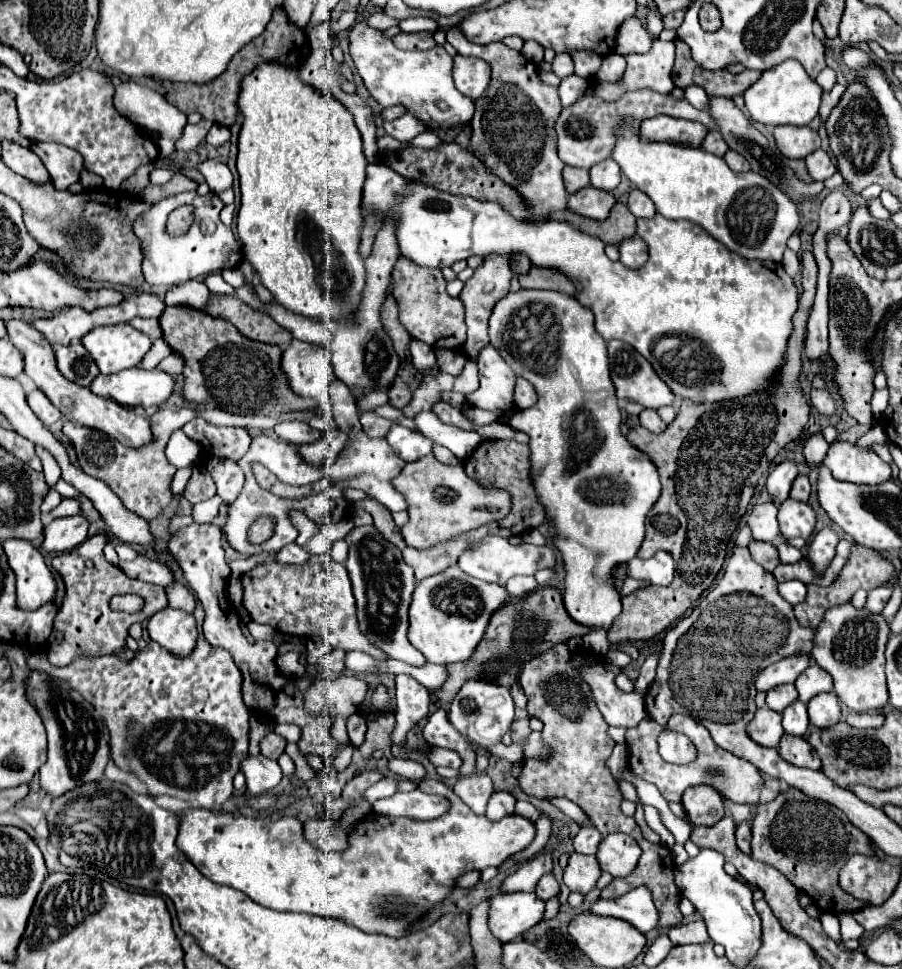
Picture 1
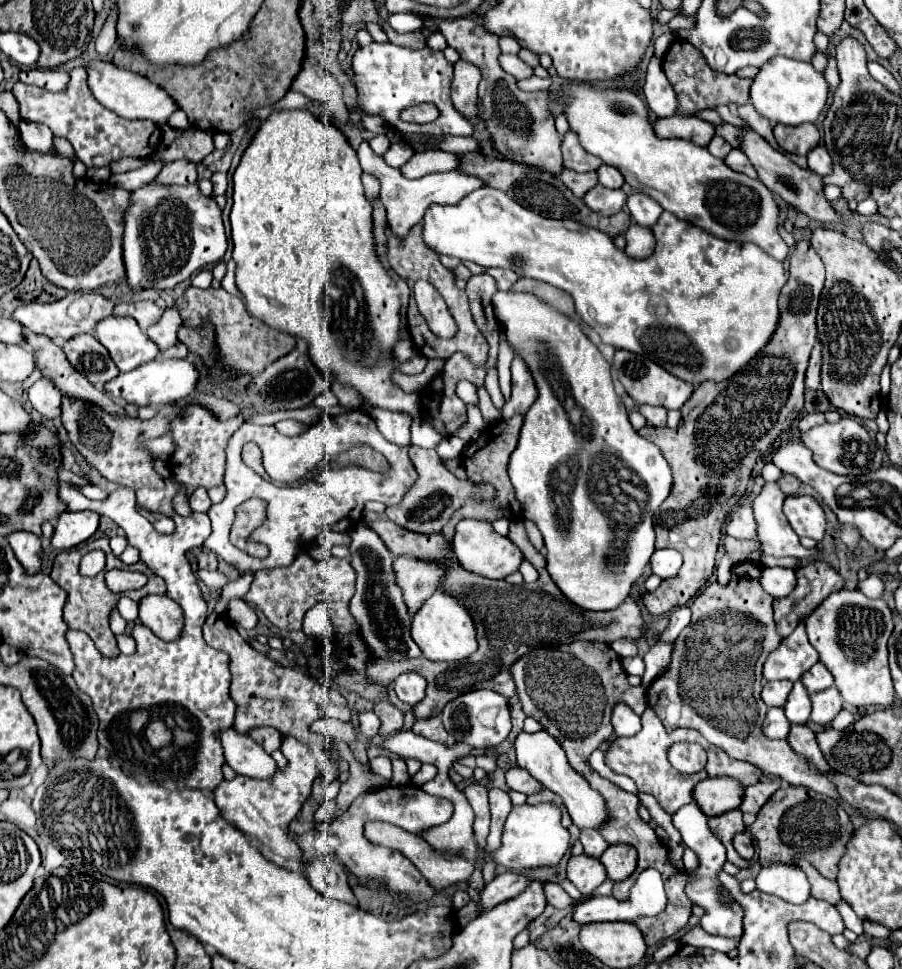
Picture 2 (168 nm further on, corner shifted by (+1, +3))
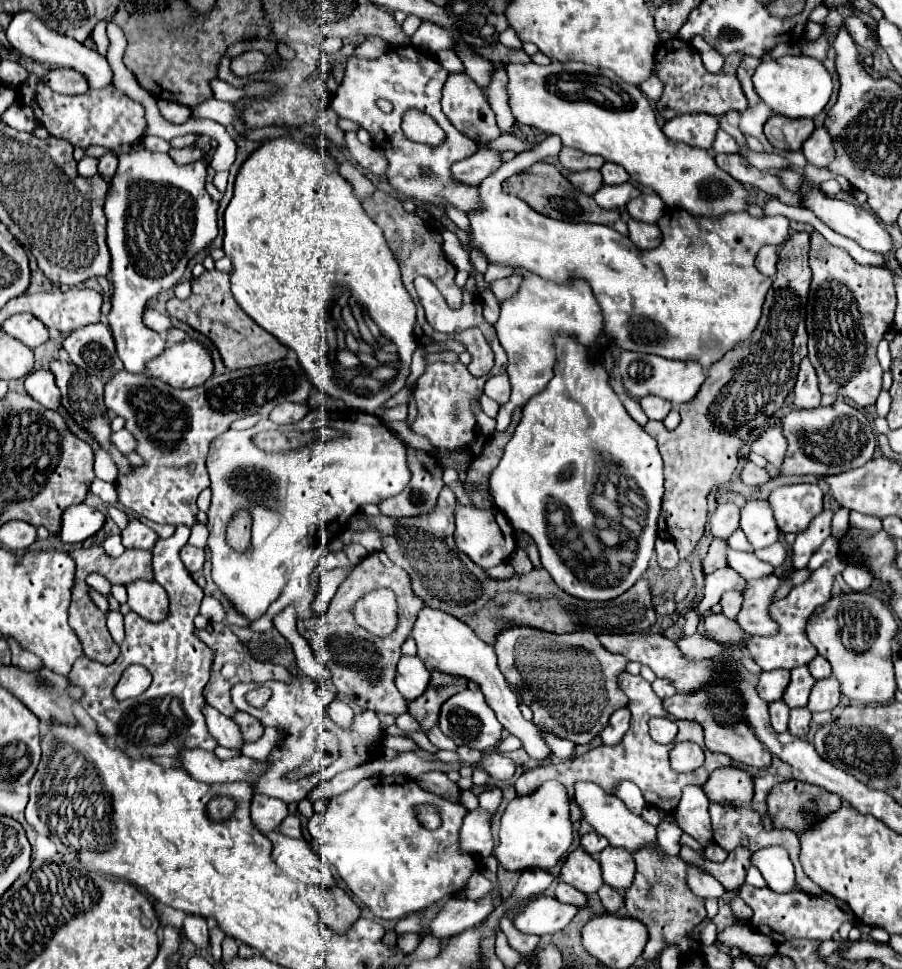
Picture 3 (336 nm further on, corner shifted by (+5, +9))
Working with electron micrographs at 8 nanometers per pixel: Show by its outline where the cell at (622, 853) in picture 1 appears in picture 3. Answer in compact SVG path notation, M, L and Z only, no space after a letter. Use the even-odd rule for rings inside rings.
M607 846L607 850L599 854L599 864L603 870L605 884L621 892L625 892L631 886L635 874L635 860L625 848Z

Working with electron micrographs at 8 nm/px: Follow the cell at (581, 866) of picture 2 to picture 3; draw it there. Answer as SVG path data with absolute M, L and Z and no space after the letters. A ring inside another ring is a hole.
M577 848L567 856L565 864L561 866L561 880L585 894L593 894L603 884L601 866L591 854Z

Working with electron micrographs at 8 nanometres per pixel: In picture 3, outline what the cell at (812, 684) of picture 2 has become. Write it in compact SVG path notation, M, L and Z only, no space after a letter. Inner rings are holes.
M815 656L807 666L809 666L809 670L811 670L811 674L813 674L815 680L831 676L831 664L823 656Z

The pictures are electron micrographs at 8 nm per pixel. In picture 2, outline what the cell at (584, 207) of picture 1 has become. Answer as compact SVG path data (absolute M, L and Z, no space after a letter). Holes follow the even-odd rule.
M597 184L583 196L583 200L585 200L585 206L591 208L593 212L601 216L613 216L623 208L627 194L623 190L609 190Z

